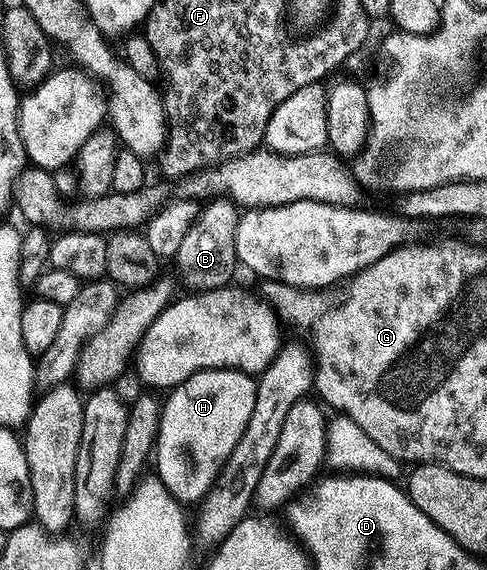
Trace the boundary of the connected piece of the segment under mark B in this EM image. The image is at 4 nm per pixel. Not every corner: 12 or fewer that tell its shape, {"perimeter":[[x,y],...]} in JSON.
{"perimeter":[[229,196],[199,208],[177,251],[187,290],[231,284],[240,209]]}

